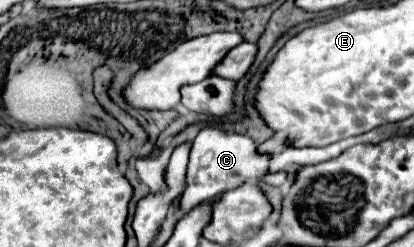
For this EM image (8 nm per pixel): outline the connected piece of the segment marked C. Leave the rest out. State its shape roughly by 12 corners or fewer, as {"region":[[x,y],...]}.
{"region":[[203,128],[191,146],[181,214],[257,182],[269,156],[243,134]]}

